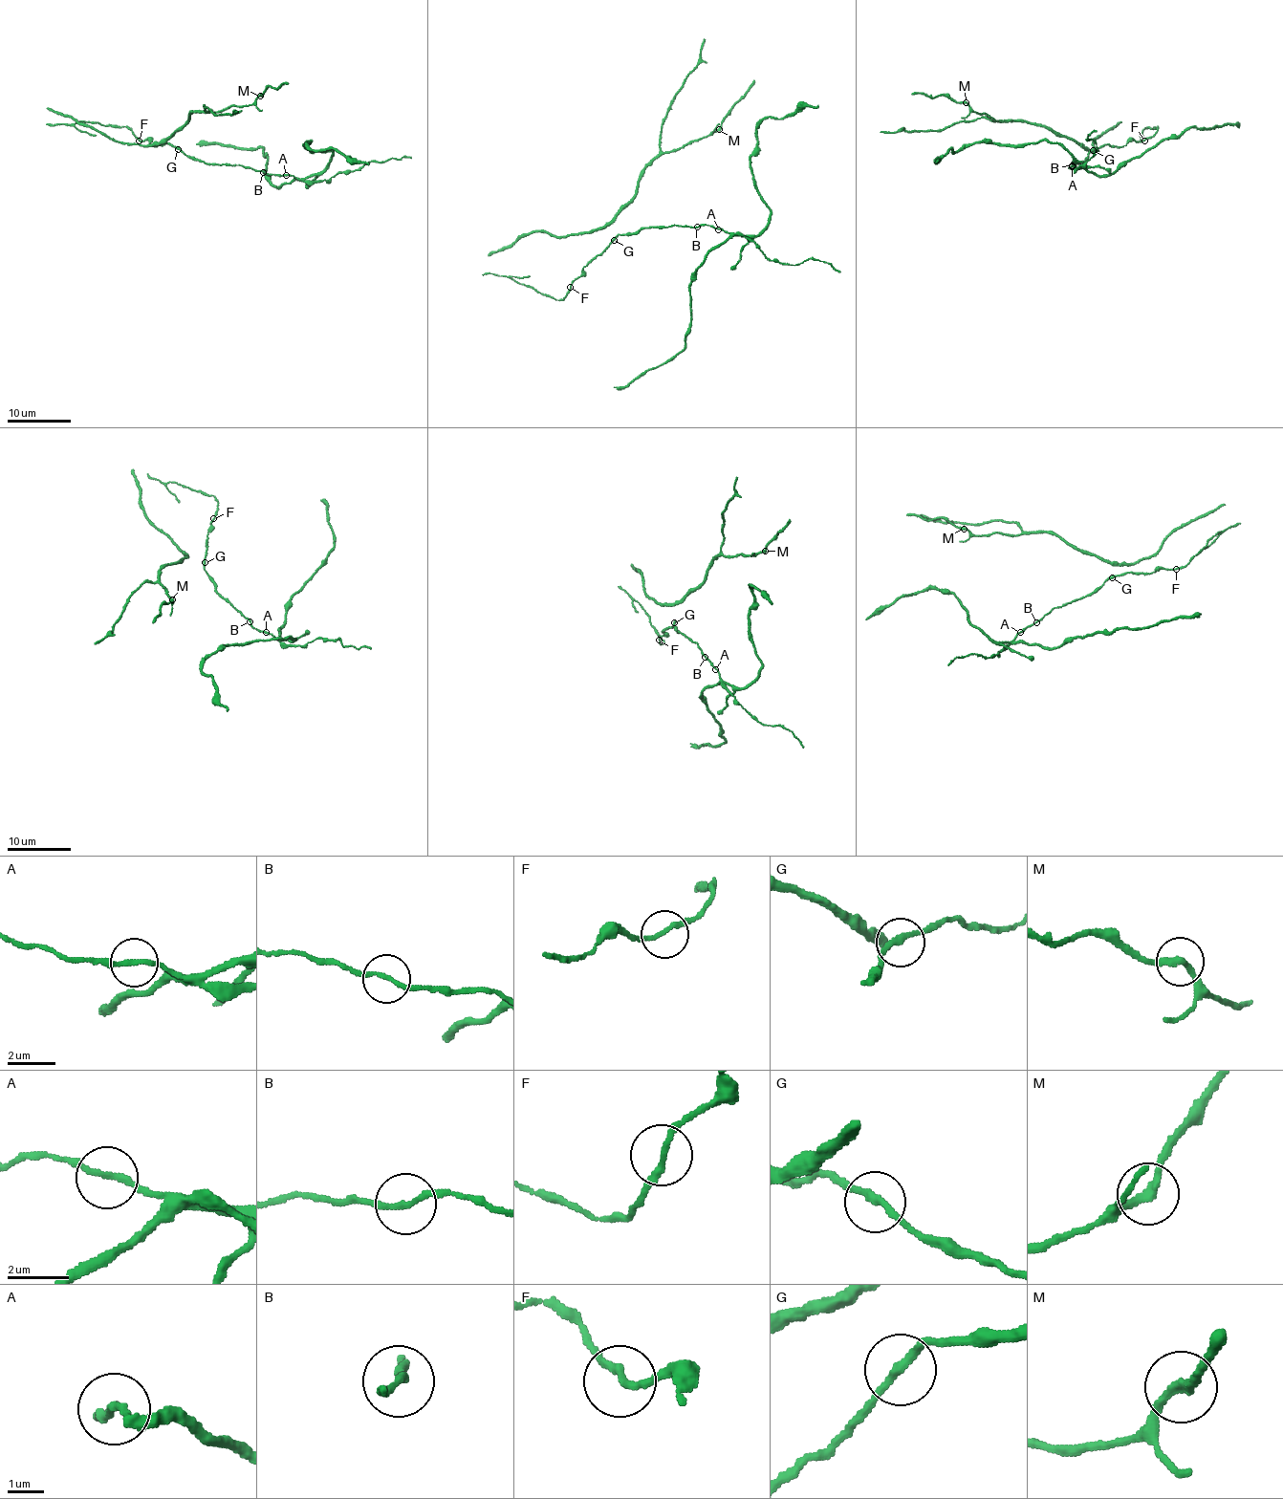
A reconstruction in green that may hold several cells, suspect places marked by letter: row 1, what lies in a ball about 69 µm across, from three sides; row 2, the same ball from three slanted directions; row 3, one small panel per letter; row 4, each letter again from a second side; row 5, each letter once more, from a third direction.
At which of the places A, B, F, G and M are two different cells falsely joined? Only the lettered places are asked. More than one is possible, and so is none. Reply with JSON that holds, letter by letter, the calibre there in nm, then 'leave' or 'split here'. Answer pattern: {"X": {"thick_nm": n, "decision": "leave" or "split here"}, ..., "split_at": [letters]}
{"A": {"thick_nm": 180, "decision": "split here"}, "B": {"thick_nm": 170, "decision": "leave"}, "F": {"thick_nm": 190, "decision": "leave"}, "G": {"thick_nm": 240, "decision": "leave"}, "M": {"thick_nm": 260, "decision": "split here"}, "split_at": ["A", "M"]}

